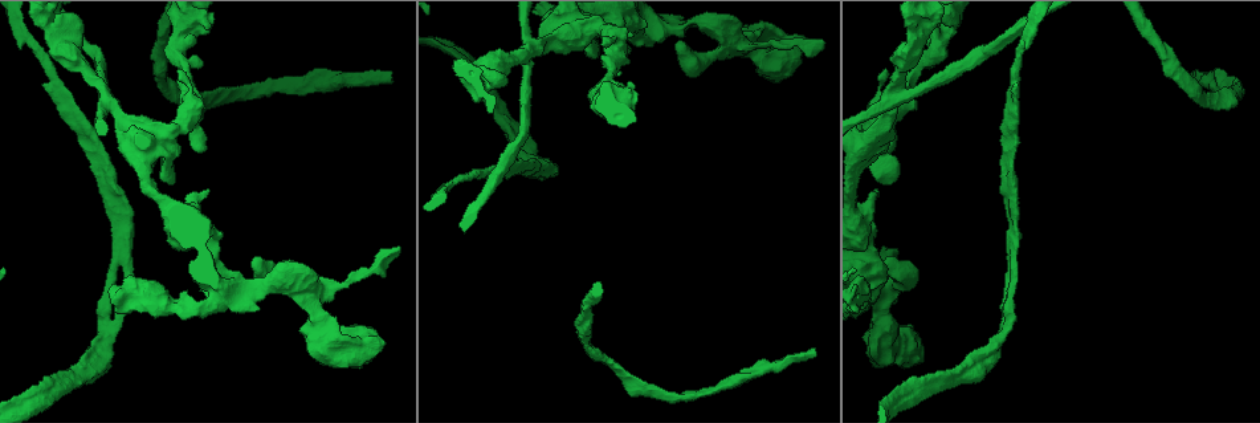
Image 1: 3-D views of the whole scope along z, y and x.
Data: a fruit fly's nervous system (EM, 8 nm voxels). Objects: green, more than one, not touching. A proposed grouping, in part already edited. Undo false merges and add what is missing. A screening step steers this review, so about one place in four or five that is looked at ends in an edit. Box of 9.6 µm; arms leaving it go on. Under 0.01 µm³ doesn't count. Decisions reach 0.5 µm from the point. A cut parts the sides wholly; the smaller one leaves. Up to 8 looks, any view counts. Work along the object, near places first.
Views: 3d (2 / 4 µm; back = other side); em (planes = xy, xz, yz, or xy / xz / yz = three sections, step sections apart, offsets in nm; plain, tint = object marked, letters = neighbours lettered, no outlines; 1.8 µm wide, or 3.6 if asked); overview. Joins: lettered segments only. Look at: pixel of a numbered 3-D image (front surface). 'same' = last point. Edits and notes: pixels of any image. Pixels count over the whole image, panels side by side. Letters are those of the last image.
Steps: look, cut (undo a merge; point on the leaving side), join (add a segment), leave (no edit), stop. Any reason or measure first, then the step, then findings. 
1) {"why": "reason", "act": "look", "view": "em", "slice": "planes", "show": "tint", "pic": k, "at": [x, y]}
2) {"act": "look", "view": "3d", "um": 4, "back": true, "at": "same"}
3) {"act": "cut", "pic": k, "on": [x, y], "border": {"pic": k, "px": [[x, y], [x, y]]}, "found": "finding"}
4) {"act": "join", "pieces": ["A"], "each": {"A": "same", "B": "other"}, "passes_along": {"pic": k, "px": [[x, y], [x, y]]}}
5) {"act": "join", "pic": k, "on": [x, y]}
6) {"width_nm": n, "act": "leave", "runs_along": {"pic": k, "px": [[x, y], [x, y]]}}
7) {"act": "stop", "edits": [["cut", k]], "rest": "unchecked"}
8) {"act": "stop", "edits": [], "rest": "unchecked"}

{"why": "abrupt turn", "act": "look", "view": "em", "um": 3.6, "slice": "planes", "show": "plain", "pic": 1, "at": [310, 300]}

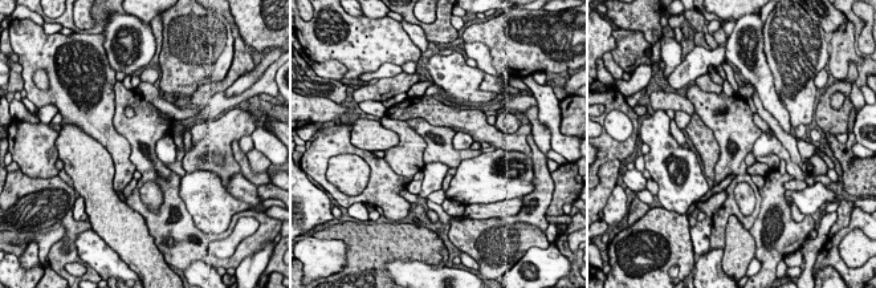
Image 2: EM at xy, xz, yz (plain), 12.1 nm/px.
{"why": "see the neighbours", "act": "look", "view": "em", "um": 3.6, "slice": "planes", "show": "letters", "at": "same"}

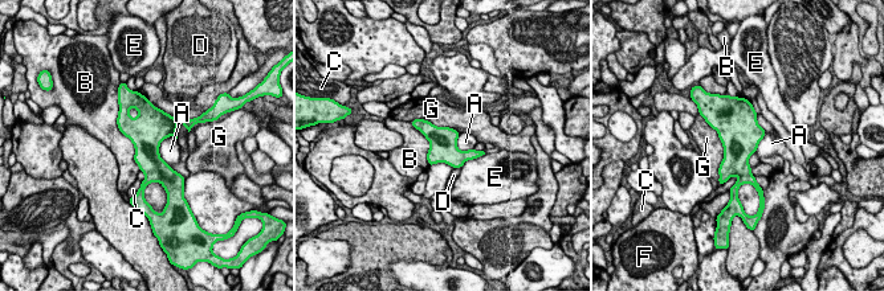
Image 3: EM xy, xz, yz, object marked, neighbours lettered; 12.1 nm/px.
{"width_nm": 340, "act": "leave", "each": {"A": "other", "B": "other", "C": "other", "D": "other", "E": "other", "F": "other", "G": "other"}, "found": "one neuron here"}

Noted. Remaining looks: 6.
{"why": "free end", "act": "look", "view": "3d", "um": 4, "pic": 1, "at": [778, 82]}

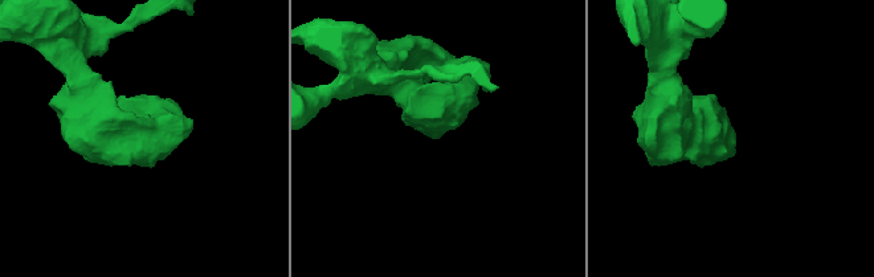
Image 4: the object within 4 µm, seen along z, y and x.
{"why": "shape alone is not enough", "act": "look", "view": "em", "um": 3.6, "slice": "planes", "show": "letters", "pic": 4, "at": [734, 153]}

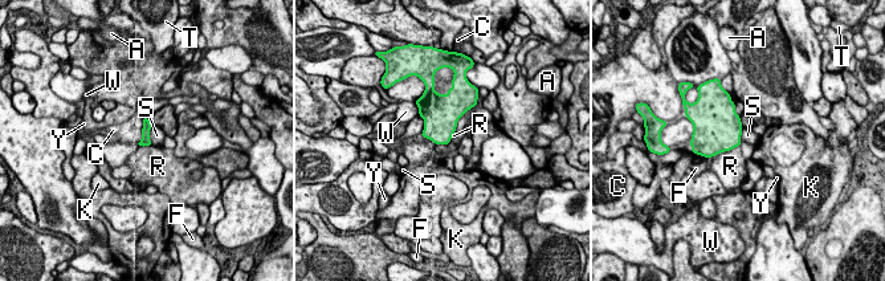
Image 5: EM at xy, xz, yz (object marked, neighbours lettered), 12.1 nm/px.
{"act": "leave", "each": {"A": "other", "C": "other", "F": "other", "K": "other", "R": "other", "S": "other", "T": "other", "W": "other", "Y": "other"}, "border": {"pic": 5, "px": [[151, 125], [149, 139], [153, 145]]}, "found": "none of them fits"}

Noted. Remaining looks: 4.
{"why": "looks like a crossing", "act": "look", "view": "em", "slice": "xy", "step": 8, "show": "tint", "pic": 1, "at": [53, 31]}

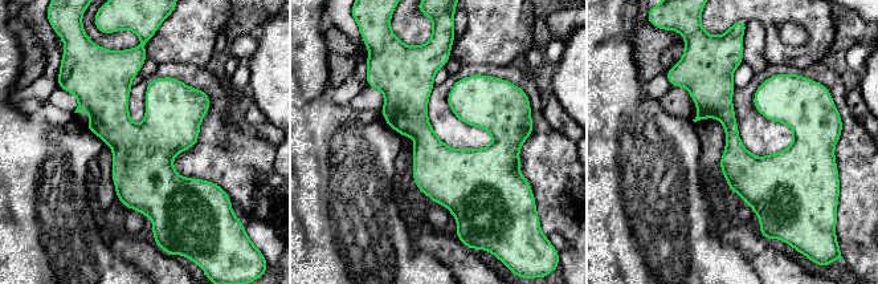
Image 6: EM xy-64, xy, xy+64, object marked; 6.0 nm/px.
{"act": "look", "view": "em", "slice": "planes", "show": "letters", "at": "same"}

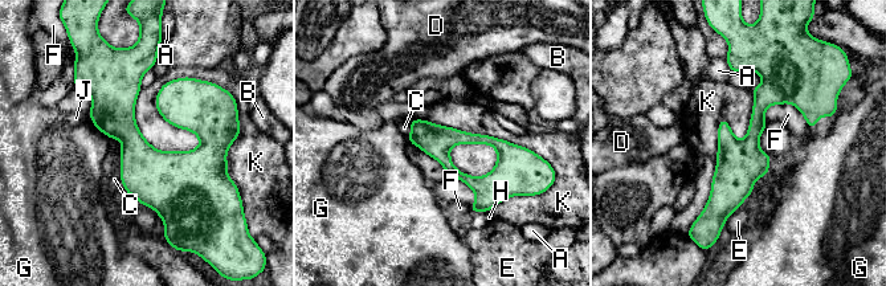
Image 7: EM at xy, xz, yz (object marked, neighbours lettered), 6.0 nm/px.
{"width_nm": 200, "act": "leave", "each": {"A": "other", "B": "other", "C": "other", "D": "other", "E": "other", "F": "other", "G": "other", "H": "other", "J": "other", "K": "other"}, "found": "continuous, no second neuron"}

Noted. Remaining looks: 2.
{"act": "stop", "edits": [], "rest": "unchecked"}

